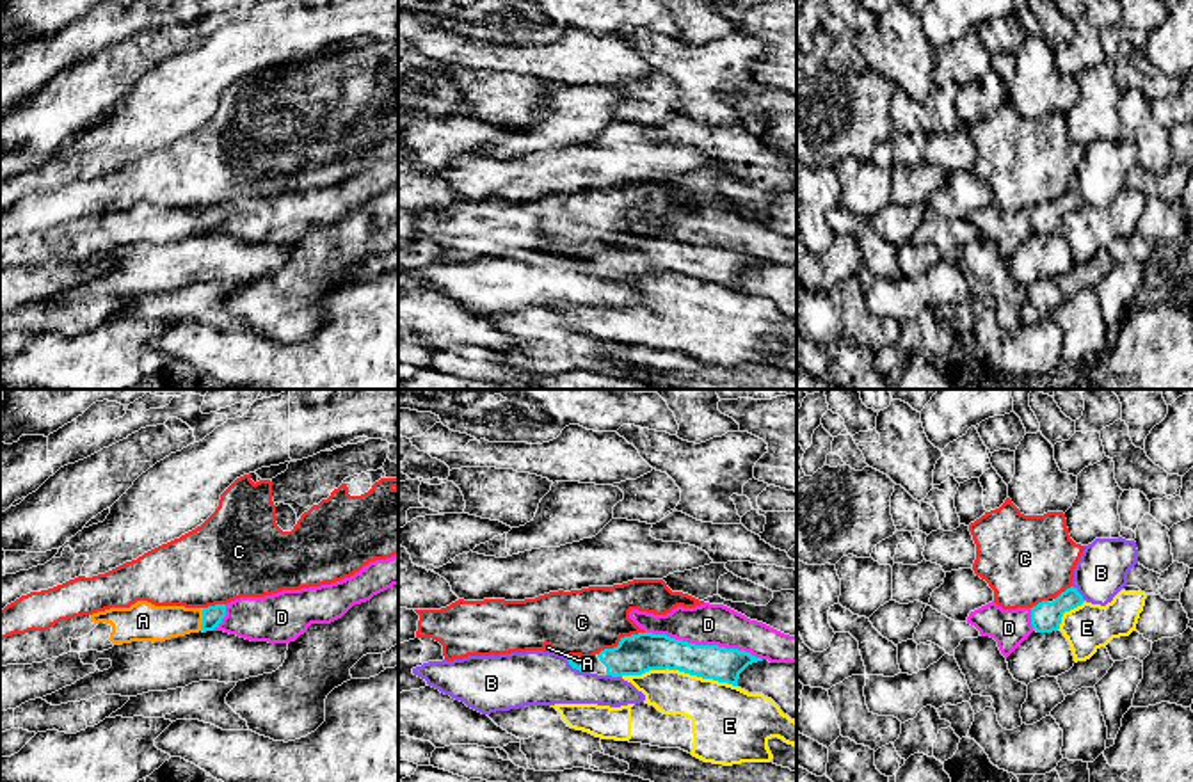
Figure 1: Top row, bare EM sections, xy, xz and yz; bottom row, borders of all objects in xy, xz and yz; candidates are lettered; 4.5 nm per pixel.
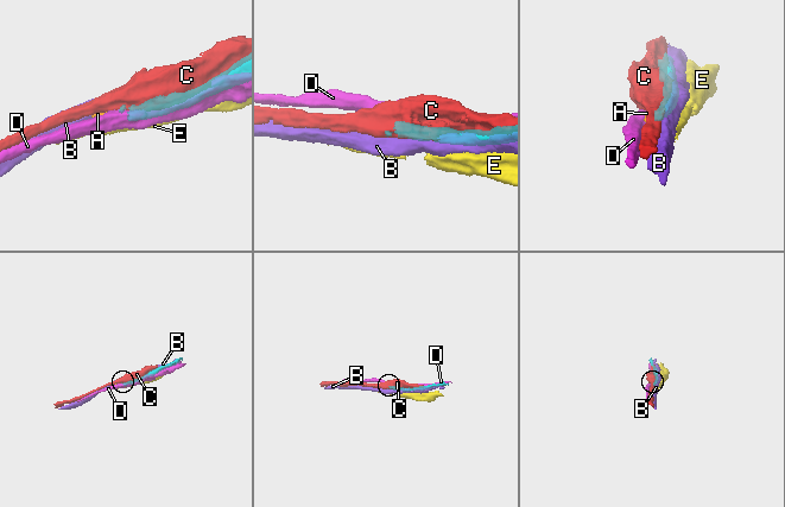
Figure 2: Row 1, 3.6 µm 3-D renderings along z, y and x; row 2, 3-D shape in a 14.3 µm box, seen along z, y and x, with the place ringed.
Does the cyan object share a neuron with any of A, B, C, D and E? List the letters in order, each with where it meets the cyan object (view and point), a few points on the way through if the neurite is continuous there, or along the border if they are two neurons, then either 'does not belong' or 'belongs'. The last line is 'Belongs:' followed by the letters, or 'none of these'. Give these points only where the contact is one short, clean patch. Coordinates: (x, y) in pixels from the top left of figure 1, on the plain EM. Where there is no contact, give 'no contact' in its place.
A: contact xy (203, 223); way xy (212, 217), (203, 223), (148, 224); belongs
B: contact xz (575, 269); does not belong
C: contact xz (621, 242); does not belong
D: contact xz (704, 247); does not belong
E: contact xz (680, 272); does not belong
Belongs: A

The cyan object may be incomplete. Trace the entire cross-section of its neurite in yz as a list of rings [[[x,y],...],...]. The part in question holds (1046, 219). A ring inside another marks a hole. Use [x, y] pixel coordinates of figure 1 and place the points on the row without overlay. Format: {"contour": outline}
{"contour": [[[1070,188],[1053,204],[1042,203],[1031,210],[1031,227],[1037,235],[1053,235],[1060,231],[1061,219],[1085,204],[1077,190]]]}

